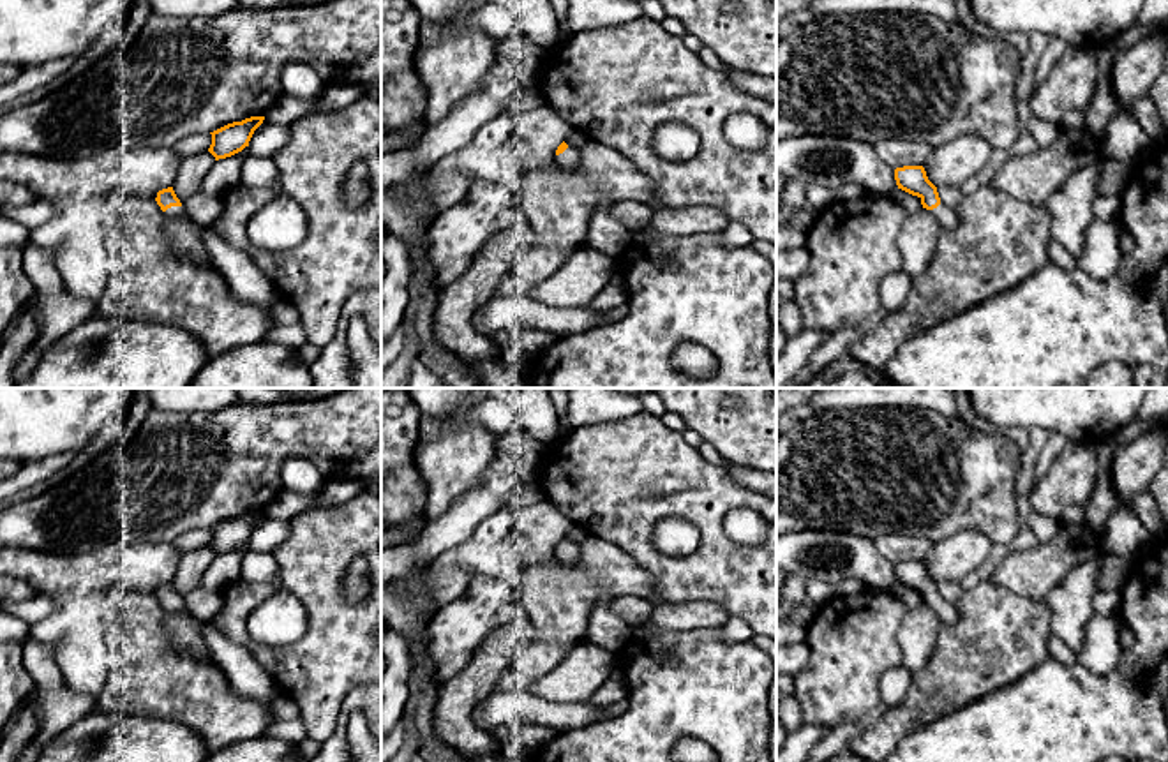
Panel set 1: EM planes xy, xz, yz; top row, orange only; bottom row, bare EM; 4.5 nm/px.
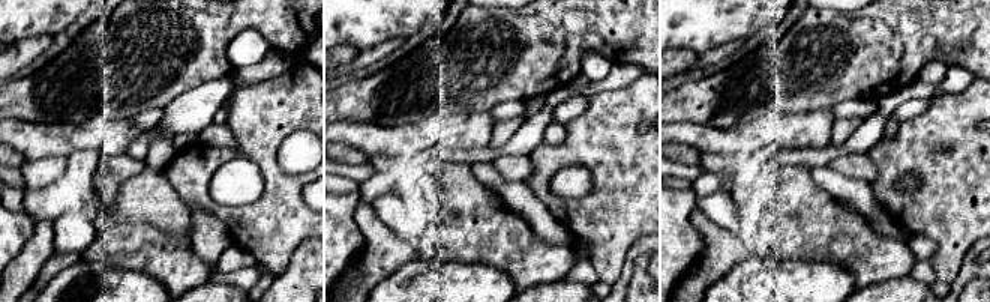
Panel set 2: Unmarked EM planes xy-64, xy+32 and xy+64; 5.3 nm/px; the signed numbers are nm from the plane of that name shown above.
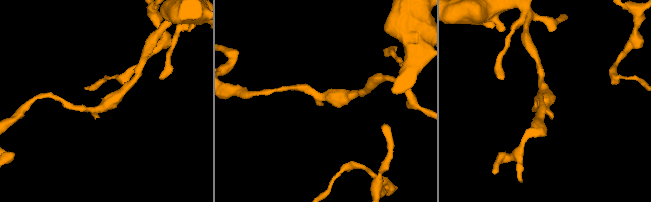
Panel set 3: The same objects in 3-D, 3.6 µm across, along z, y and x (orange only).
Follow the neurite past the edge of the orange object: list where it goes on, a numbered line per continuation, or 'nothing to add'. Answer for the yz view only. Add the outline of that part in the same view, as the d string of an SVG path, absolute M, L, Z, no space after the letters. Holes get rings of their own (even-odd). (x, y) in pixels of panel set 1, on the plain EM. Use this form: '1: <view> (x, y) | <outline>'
1: yz (946, 612) | M944 598L930 605L942 623L955 623L958 619L956 607Z

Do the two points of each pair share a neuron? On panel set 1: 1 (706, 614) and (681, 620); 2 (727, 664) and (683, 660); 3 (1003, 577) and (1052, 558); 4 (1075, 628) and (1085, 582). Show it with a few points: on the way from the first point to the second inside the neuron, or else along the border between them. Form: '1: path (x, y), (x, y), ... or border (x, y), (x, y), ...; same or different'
1: path (701, 614), (687, 618); same
2: path (717, 664), (694, 664); same
3: path (1015, 574), (1040, 570); same
4: path (1075, 618), (1075, 593); same

